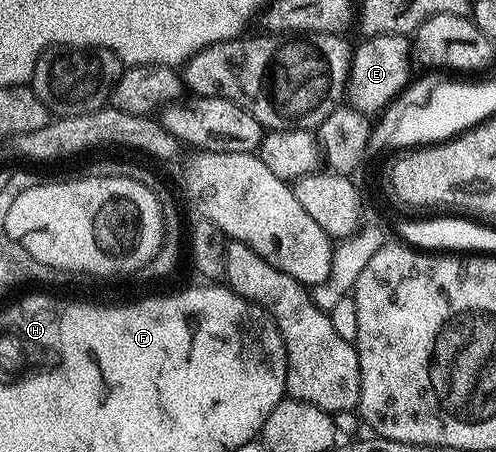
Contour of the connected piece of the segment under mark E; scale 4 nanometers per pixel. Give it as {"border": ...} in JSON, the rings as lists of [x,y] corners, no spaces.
{"border":[[[374,34],[365,37],[363,41],[364,43],[360,47],[357,45],[352,52],[346,98],[358,112],[379,116],[409,85],[413,77],[414,50],[409,39],[403,34]]]}

